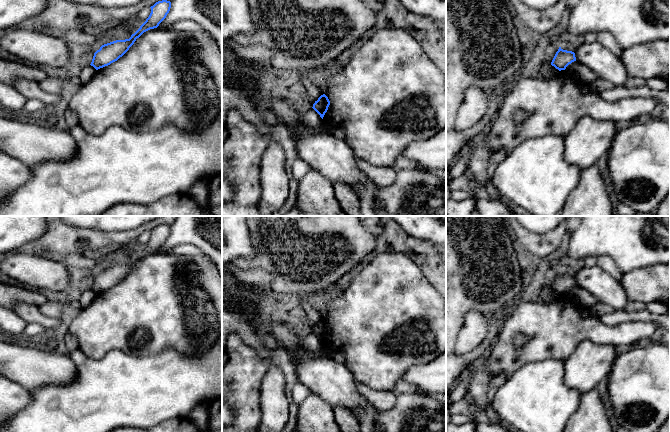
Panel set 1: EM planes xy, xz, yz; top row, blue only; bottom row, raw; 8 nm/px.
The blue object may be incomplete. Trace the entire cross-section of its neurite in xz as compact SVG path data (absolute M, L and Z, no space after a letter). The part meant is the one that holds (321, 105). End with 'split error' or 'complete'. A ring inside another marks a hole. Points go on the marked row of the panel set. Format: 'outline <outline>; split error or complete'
outline M323 94L321 95L317 101L313 104L313 109L320 115L320 117L323 119L325 113L328 110L328 107L330 105L330 101L328 97Z; complete

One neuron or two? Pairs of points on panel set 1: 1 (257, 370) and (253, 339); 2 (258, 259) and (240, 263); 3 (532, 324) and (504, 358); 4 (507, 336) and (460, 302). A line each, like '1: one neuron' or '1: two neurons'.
1: two neurons
2: one neuron
3: one neuron
4: two neurons

